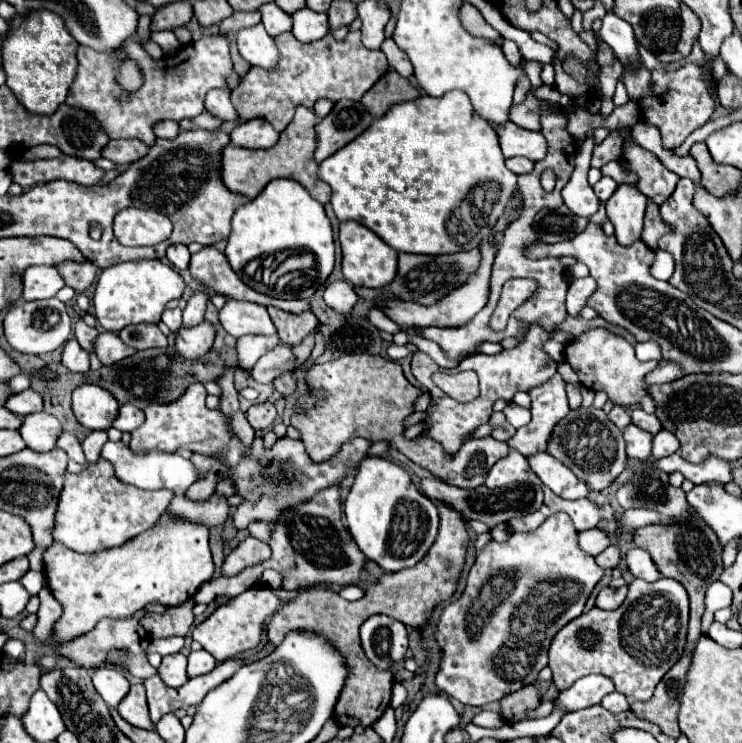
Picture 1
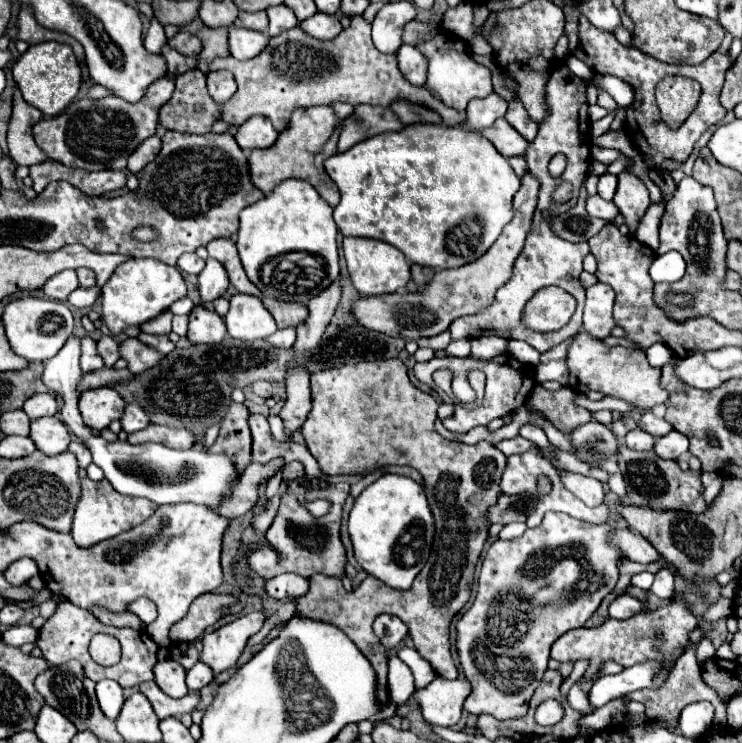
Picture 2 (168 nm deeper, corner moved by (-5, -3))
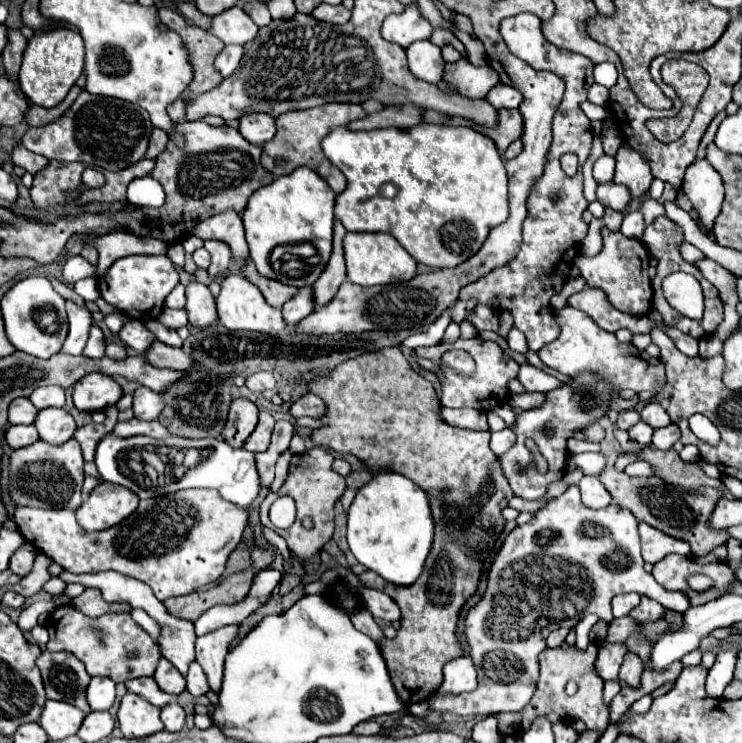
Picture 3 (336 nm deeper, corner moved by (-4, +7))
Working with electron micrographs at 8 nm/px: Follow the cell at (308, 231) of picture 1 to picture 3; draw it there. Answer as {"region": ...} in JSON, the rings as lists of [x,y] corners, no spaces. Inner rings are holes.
{"region":[[[297,168],[287,176],[275,178],[269,186],[263,186],[255,190],[247,202],[247,208],[243,212],[243,226],[245,226],[245,238],[249,244],[251,260],[257,266],[257,272],[261,276],[281,280],[283,284],[301,284],[309,286],[315,282],[319,272],[327,266],[327,260],[331,256],[331,234],[333,234],[333,190],[309,168]],[[299,242],[311,242],[317,252],[317,264],[289,264],[285,274],[275,274],[269,264],[269,254],[279,244],[299,244]],[[307,274],[313,274],[313,278],[307,278]],[[291,276],[291,278],[289,278]],[[297,276],[297,278],[293,278]]]}

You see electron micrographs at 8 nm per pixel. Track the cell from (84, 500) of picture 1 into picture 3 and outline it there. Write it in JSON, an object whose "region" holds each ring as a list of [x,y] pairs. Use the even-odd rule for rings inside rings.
{"region":[[[101,482],[95,486],[87,500],[75,510],[77,522],[83,530],[105,530],[119,524],[123,518],[137,510],[139,496],[125,486]]]}

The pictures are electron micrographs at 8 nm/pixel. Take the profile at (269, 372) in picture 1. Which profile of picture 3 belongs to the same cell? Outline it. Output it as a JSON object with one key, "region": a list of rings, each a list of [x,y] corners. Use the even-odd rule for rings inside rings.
{"region":[[[257,372],[257,374],[249,376],[245,384],[247,384],[247,388],[253,390],[253,392],[263,392],[263,390],[273,388],[275,380],[273,380],[273,376],[271,376],[269,372]]]}

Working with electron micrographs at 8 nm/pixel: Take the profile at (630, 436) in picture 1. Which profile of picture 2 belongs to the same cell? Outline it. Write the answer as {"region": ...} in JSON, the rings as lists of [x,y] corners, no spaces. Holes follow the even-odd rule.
{"region":[[[636,428],[636,430],[632,430],[632,432],[626,434],[624,444],[626,444],[628,448],[632,448],[632,450],[652,450],[654,438],[648,436],[646,432],[640,432],[640,428]]]}

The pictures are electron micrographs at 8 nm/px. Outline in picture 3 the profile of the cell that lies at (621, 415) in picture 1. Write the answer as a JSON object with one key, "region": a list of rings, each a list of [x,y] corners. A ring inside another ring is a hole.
{"region":[[[623,410],[623,412],[619,412],[619,418],[617,418],[615,426],[619,430],[629,430],[629,426],[637,424],[637,422],[639,422],[639,412],[637,410]]]}

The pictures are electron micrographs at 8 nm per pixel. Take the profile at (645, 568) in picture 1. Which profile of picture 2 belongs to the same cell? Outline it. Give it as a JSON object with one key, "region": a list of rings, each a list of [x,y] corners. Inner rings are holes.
{"region":[[[662,568],[658,574],[656,574],[656,580],[652,584],[652,594],[656,594],[658,598],[664,598],[664,600],[670,600],[678,588],[676,588],[676,580],[678,580],[678,574],[672,570],[672,568]]]}

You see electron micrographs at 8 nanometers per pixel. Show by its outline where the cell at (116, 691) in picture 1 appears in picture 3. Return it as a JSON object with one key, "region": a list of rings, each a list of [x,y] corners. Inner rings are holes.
{"region":[[[107,676],[91,678],[87,686],[87,702],[91,710],[109,710],[115,702],[115,682]]]}

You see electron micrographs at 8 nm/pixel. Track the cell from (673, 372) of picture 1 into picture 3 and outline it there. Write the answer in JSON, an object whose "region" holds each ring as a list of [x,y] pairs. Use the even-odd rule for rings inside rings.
{"region":[[[715,334],[699,338],[699,358],[709,360],[709,358],[713,358],[717,354],[723,354],[723,342]]]}

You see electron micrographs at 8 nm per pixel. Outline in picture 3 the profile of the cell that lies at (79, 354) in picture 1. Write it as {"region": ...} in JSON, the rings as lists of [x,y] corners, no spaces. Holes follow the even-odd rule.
{"region":[[[95,324],[91,326],[83,356],[87,356],[87,358],[103,358],[105,356],[105,338],[103,338],[103,332]]]}

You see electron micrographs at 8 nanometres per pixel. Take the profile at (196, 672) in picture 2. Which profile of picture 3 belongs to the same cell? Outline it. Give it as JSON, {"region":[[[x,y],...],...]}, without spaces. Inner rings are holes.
{"region":[[[191,662],[189,666],[189,672],[187,672],[187,690],[193,694],[193,696],[201,696],[209,690],[209,684],[207,684],[207,676],[203,672],[203,668],[199,666],[199,662]]]}

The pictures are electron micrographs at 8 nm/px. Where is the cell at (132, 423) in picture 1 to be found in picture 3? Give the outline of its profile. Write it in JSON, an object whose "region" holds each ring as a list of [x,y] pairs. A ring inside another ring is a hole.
{"region":[[[139,386],[135,392],[133,392],[133,412],[135,412],[135,418],[139,420],[155,420],[163,410],[163,400],[159,398],[157,392],[145,388],[145,386]]]}

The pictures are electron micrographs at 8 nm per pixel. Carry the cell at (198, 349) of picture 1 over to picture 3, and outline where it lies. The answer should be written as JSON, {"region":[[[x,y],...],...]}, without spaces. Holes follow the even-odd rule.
{"region":[[[191,282],[187,286],[187,304],[185,310],[189,314],[189,324],[197,328],[205,328],[217,322],[217,304],[211,296],[209,288],[201,282]]]}

